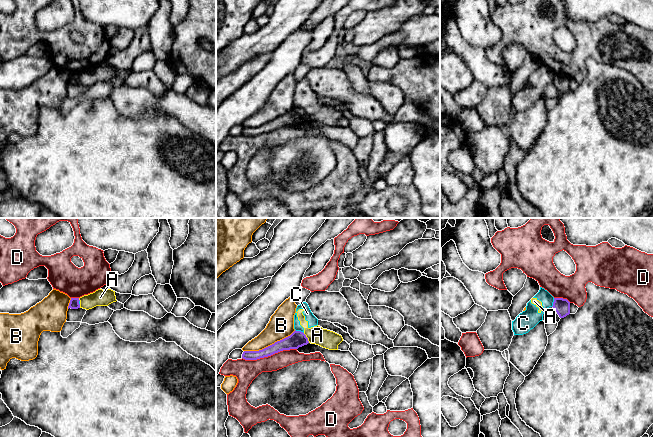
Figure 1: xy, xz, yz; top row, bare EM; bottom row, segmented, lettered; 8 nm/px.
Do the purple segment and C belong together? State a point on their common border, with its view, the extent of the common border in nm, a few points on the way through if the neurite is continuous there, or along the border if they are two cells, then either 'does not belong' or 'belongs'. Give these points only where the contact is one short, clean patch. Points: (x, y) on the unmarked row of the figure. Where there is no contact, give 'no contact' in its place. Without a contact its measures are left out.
xz (299, 107) | 80 nm | along xz (295, 105), (303, 109) | does not belong

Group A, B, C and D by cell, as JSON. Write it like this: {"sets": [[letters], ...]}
{"sets": [["A", "C"], ["B"], ["D"]]}

